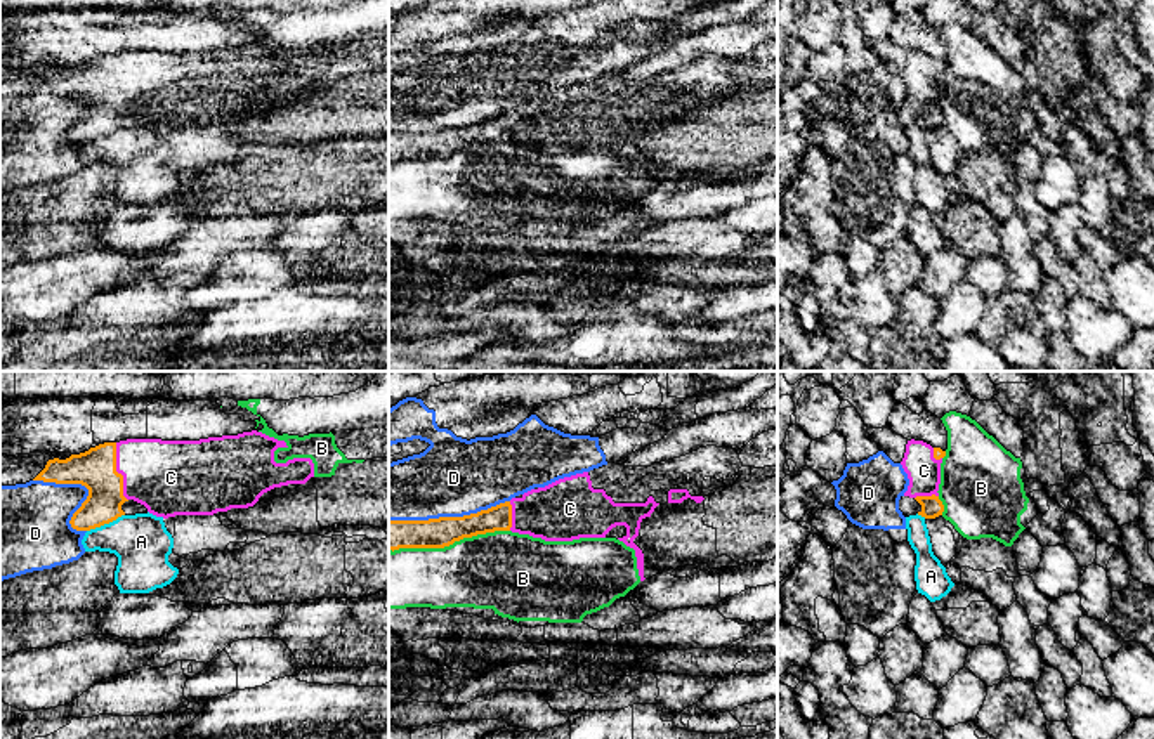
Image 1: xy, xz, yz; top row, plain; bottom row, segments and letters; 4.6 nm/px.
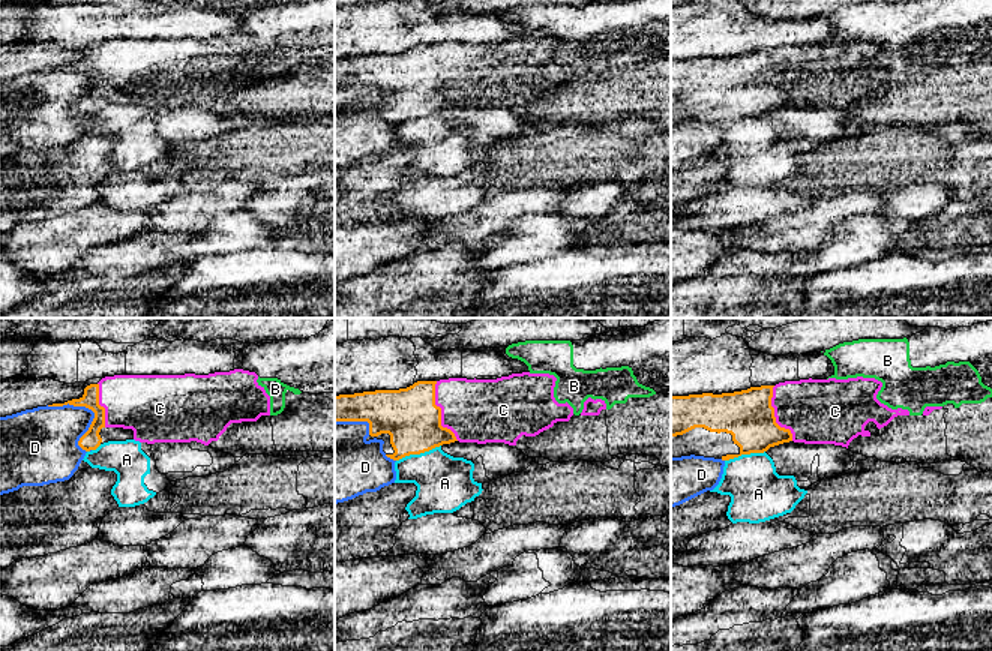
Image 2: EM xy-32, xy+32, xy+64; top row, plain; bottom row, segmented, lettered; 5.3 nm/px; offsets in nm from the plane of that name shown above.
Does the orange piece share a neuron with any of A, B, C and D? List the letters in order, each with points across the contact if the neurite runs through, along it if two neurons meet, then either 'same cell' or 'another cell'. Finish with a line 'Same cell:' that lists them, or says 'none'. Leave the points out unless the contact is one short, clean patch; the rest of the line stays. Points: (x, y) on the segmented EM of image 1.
A: along xy (124, 514), (87, 531) | another cell
B: another cell
C: across xy (96, 469), (117, 472), (170, 477) | same cell
D: another cell
Same cell: C

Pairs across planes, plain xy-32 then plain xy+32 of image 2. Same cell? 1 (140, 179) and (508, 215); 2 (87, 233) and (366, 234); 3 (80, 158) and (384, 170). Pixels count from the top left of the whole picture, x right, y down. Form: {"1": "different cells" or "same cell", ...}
{"1": "different cells", "2": "same cell", "3": "same cell"}

